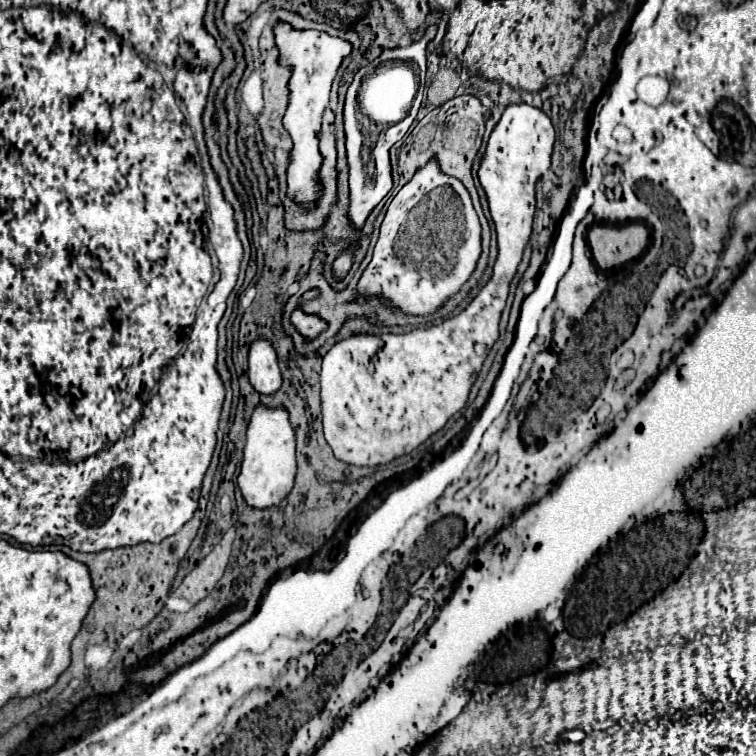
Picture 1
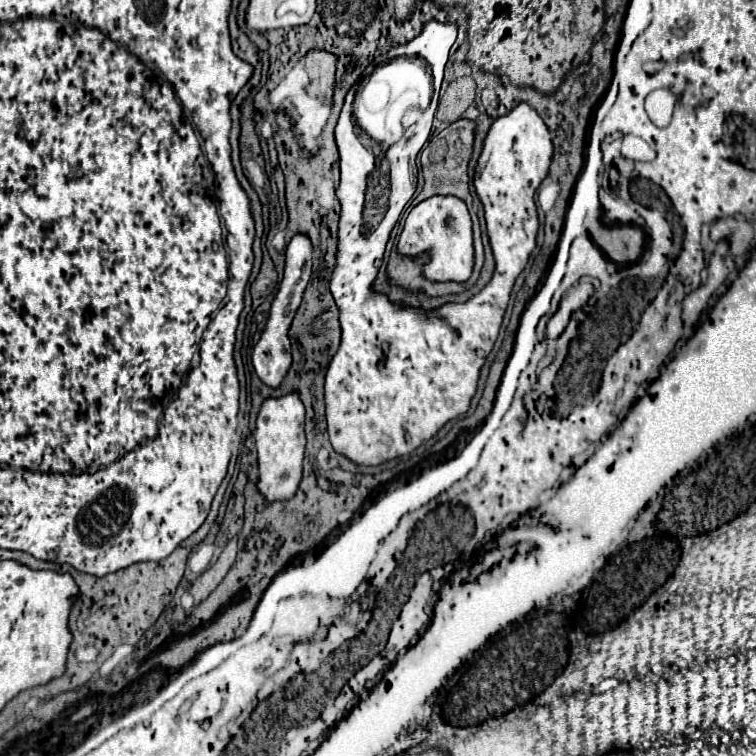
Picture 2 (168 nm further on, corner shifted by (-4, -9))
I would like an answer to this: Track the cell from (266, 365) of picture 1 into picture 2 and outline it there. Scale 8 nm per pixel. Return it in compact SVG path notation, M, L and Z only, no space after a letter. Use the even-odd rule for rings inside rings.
M296 233L290 243L286 245L286 269L284 269L284 279L278 287L278 293L272 301L272 309L270 309L270 317L268 317L268 323L266 323L266 329L260 337L260 341L256 343L254 347L254 353L252 353L252 363L254 363L254 369L258 373L258 377L268 385L268 387L278 387L286 375L286 371L290 369L290 363L292 363L292 353L290 353L290 337L288 337L288 331L290 331L290 325L292 325L292 319L302 303L302 295L304 295L304 289L310 281L310 273L312 273L312 241L308 239L308 235L304 233Z

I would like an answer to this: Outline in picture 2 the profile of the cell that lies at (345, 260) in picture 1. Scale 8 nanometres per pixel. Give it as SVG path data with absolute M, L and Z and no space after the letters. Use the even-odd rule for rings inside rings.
M432 19L422 25L420 35L412 41L396 45L388 53L374 59L378 62L368 65L361 75L363 77L348 91L334 129L340 153L340 185L336 195L342 205L342 213L330 293L340 309L342 343L326 373L326 421L334 451L346 455L358 465L380 465L388 459L408 455L436 435L446 421L468 411L470 399L476 393L480 367L496 343L514 281L524 271L528 257L536 247L538 213L534 193L548 175L554 147L548 127L540 115L528 103L518 103L508 115L494 119L490 125L474 175L474 189L484 205L488 239L496 261L490 283L486 283L482 291L466 303L446 303L432 311L400 307L390 303L386 293L372 289L378 275L376 261L382 261L390 233L418 185L416 157L432 131L432 119L438 105L436 97L456 35L458 27L454 23L440 23ZM402 55L424 57L428 61L428 67L432 69L432 103L428 103L428 109L424 111L416 105L406 109L402 115L404 135L392 143L386 139L378 143L356 123L354 97L364 79L372 75L378 65ZM363 132L371 139L369 149L362 145ZM380 145L392 145L384 153L390 161L390 205L384 209L384 233L362 233L368 179L376 171L372 151L380 153Z

